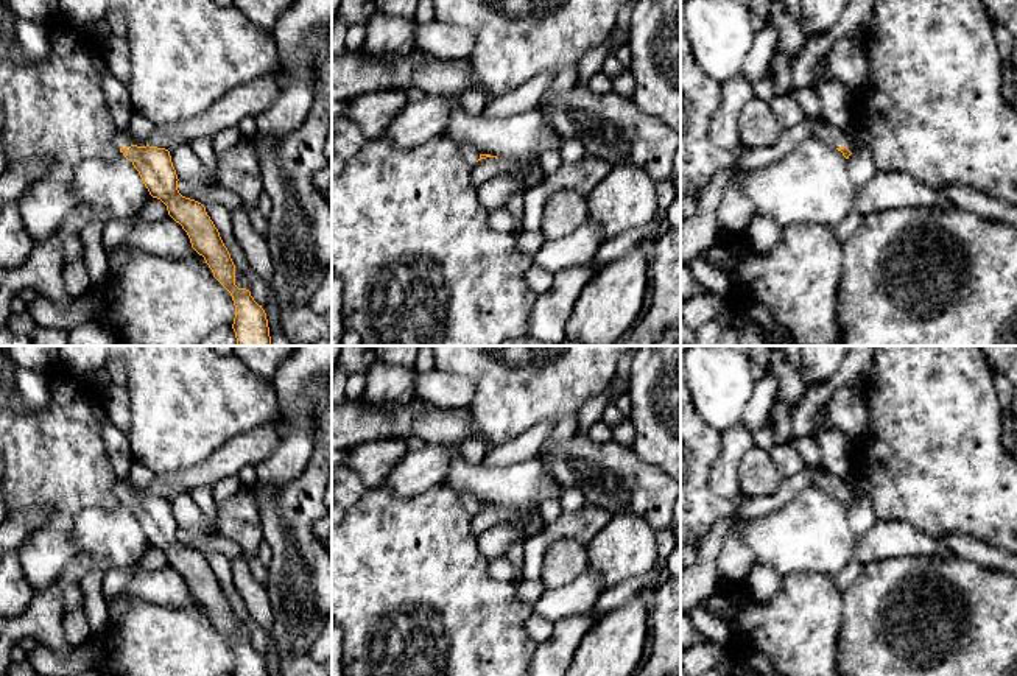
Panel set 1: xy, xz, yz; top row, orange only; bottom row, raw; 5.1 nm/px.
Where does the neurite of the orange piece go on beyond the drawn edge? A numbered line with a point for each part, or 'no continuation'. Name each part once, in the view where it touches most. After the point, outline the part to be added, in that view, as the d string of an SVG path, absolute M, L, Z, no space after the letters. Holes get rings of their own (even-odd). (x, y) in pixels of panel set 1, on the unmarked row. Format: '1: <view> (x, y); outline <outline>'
1: xy (122, 486); outline M117 480L115 489L120 497L132 494L132 488L125 480Z

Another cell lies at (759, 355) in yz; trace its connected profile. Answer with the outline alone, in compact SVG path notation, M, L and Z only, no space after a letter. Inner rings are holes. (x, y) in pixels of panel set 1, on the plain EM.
M749 346L748 358L751 360L751 363L768 371L769 371L769 355L771 350L768 346Z

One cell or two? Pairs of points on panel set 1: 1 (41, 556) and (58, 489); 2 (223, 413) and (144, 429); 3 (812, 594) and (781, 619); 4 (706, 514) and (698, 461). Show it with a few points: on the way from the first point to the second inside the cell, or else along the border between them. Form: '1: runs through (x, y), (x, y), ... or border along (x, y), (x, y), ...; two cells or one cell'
1: runs through (53, 539), (63, 519), (63, 506); one cell
2: runs through (203, 413), (184, 413), (168, 429), (164, 429); one cell
3: runs through (804, 602), (788, 617); one cell
4: runs through (698, 502), (698, 474); one cell

